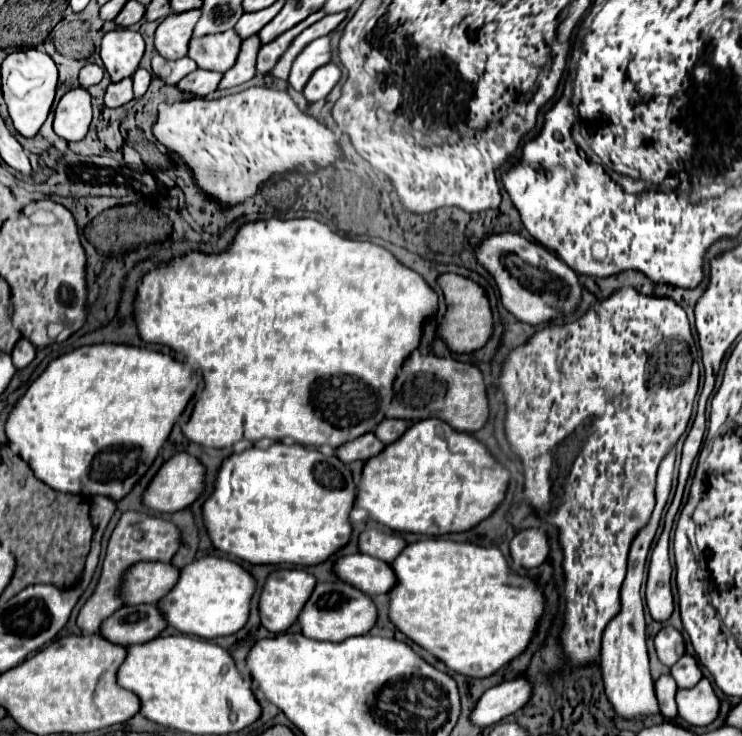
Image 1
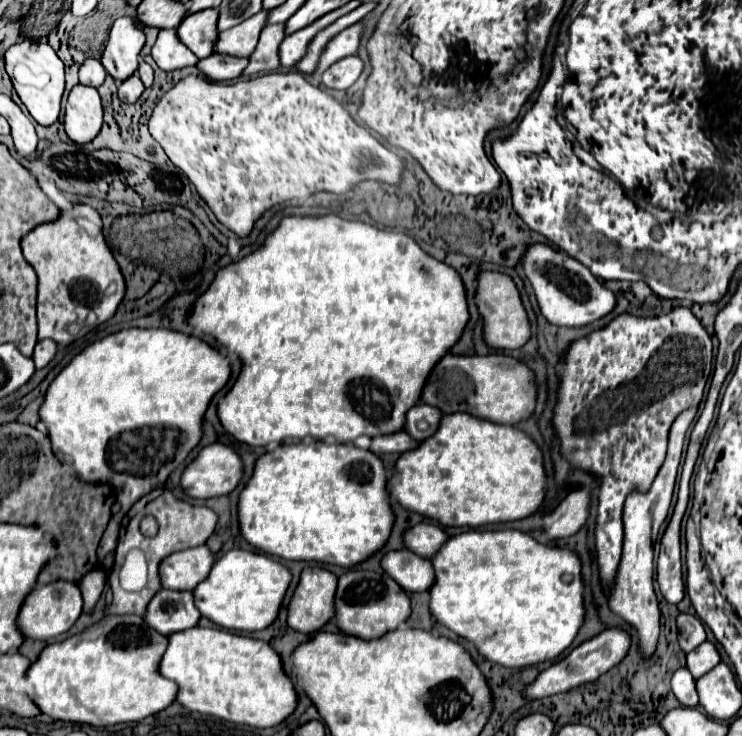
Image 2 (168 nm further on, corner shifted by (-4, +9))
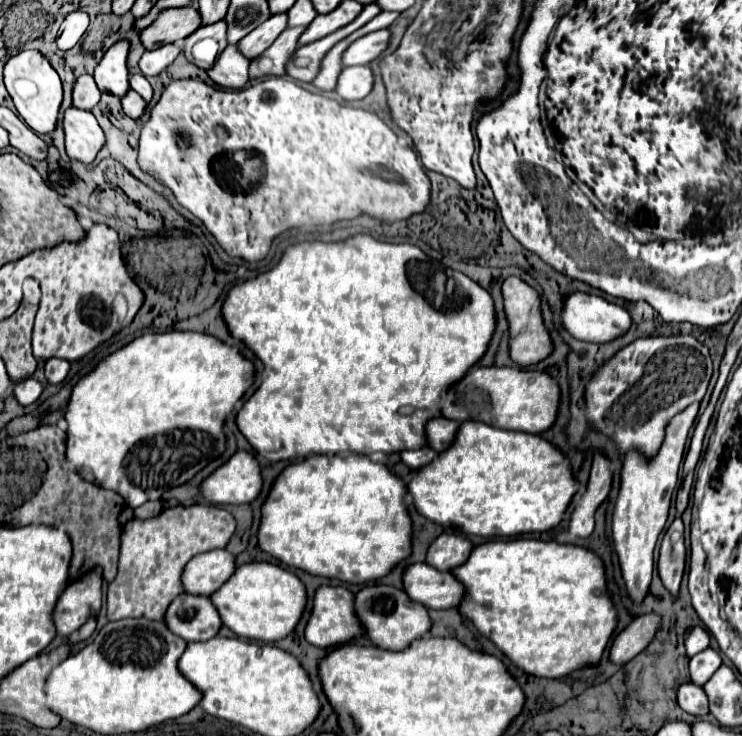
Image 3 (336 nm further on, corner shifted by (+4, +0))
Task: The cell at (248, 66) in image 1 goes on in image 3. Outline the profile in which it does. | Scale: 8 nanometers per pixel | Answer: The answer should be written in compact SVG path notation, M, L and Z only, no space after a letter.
M306 26L288 28L276 42L260 56L250 62L250 78L262 76L286 76L286 66L298 50L298 38L304 34Z

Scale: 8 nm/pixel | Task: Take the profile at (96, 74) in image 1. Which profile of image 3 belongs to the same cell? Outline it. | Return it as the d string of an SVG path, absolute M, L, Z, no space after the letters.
M84 74L74 84L74 106L80 110L92 110L100 102L100 90L92 76Z

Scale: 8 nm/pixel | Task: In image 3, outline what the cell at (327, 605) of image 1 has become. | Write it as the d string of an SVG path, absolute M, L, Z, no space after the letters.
M386 584L366 586L356 594L354 606L362 626L366 628L368 638L374 642L374 646L384 650L404 650L432 628L432 618L428 614L428 608L414 602L404 590L398 590L394 586Z

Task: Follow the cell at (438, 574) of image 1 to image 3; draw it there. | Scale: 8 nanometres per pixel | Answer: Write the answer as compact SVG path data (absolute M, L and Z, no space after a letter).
M532 538L486 542L476 546L454 574L466 588L466 596L458 608L460 614L470 618L480 634L490 638L518 668L532 676L560 678L574 670L598 666L610 646L618 612L606 588L604 562L588 548Z

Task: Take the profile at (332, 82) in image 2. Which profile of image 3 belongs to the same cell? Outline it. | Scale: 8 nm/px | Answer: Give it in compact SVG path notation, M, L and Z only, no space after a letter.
M352 66L352 68L344 68L340 78L338 78L338 86L336 92L344 98L344 100L362 100L366 98L374 88L374 72L370 66Z

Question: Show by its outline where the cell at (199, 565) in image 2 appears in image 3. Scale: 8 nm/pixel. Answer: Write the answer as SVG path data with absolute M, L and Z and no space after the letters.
M228 550L198 554L184 570L184 588L190 594L214 594L236 570L236 556Z

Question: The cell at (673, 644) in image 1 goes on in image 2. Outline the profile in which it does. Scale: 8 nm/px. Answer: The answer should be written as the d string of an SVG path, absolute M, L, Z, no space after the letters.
M680 613L676 619L676 627L678 627L678 645L684 653L696 649L700 643L706 641L706 631L704 625L698 617L688 615L688 613Z

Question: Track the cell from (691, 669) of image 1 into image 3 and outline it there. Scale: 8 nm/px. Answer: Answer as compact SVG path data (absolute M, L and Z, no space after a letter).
M706 648L690 660L690 678L694 684L706 684L710 676L722 666L722 658L714 648Z

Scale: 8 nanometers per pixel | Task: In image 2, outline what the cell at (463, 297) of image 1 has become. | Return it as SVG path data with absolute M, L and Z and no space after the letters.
M480 271L476 277L476 307L482 317L482 339L494 349L518 349L530 337L526 311L522 307L516 285L508 275Z

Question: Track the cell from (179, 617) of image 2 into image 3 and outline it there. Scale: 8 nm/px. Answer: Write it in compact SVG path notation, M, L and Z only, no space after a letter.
M194 594L178 596L168 608L164 620L168 622L168 628L174 634L180 634L188 642L210 640L222 628L220 614L212 604L210 596L194 596Z

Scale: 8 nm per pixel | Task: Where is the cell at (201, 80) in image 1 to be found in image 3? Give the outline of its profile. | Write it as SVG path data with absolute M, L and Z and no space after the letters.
M230 44L216 60L216 66L208 70L208 74L216 84L224 88L244 88L244 84L248 82L248 66L250 60L240 54L238 46Z

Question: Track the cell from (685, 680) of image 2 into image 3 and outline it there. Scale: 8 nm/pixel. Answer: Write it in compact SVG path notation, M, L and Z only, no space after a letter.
M692 682L682 684L678 688L678 704L682 710L686 710L692 716L706 716L708 710L708 696L704 694L702 686L696 686Z

